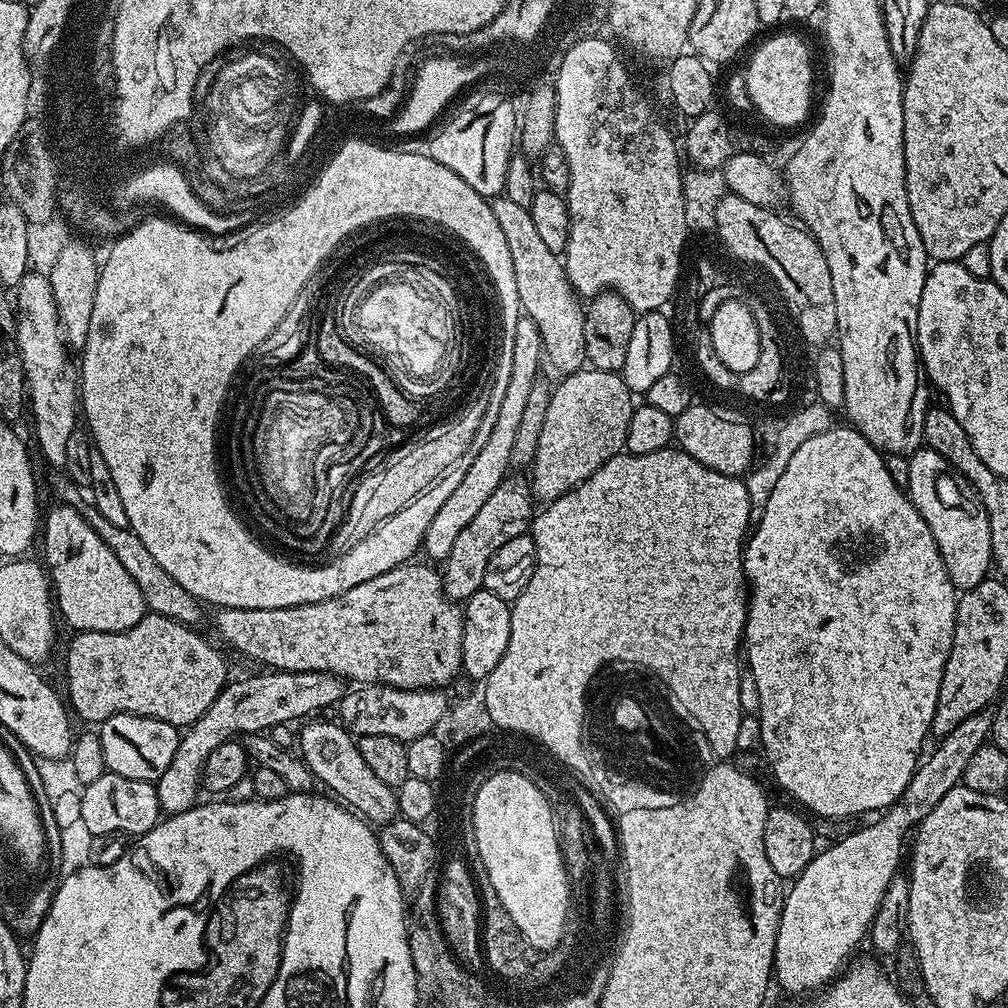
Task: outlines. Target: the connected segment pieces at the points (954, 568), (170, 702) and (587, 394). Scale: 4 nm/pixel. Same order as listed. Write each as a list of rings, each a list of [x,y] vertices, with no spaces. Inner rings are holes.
[[[917,448],[908,457],[908,465],[908,498],[918,514],[922,514],[926,526],[930,526],[930,534],[934,534],[934,542],[938,542],[942,562],[946,562],[946,574],[950,574],[950,582],[961,593],[966,593],[978,586],[978,582],[989,579],[990,569],[993,567],[988,515],[966,491],[961,477],[953,474],[952,465],[933,448]]]
[[[148,612],[137,624],[130,626],[130,630],[122,630],[121,632],[80,632],[73,635],[76,637],[73,638],[72,645],[68,648],[68,696],[66,692],[66,700],[71,711],[75,715],[77,712],[84,720],[96,720],[95,722],[103,722],[114,714],[138,714],[150,718],[162,718],[162,722],[170,722],[175,728],[181,730],[187,728],[189,724],[193,724],[198,718],[202,718],[202,714],[206,714],[206,710],[214,702],[214,698],[218,698],[218,694],[230,680],[228,664],[224,661],[223,654],[214,645],[208,644],[207,638],[202,633],[196,631],[200,630],[197,630],[191,624],[183,624],[174,618],[166,618],[156,612]]]
[[[591,366],[579,368],[576,372],[567,373],[563,377],[564,380],[560,385],[552,388],[552,397],[550,398],[550,406],[546,409],[546,418],[542,422],[542,435],[538,438],[538,450],[534,454],[530,465],[530,487],[533,497],[537,501],[551,502],[557,500],[562,494],[566,494],[570,490],[574,490],[582,482],[586,482],[586,478],[590,478],[590,474],[594,474],[594,470],[598,470],[610,458],[621,455],[625,451],[624,443],[626,442],[626,430],[630,430],[630,418],[632,417],[632,409],[634,407],[634,394],[626,386],[623,375],[620,372],[607,372],[606,370],[598,370]]]

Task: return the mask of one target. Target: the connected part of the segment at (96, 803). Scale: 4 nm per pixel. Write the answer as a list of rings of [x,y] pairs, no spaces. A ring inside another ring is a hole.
[[[105,770],[102,778],[98,778],[98,782],[90,782],[83,792],[78,800],[78,816],[86,822],[92,836],[119,832],[128,838],[139,838],[162,819],[156,785],[151,780],[122,778],[122,774]]]

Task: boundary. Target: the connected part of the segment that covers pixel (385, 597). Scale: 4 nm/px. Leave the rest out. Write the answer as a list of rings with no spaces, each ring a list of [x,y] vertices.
[[[409,562],[390,570],[386,574],[378,574],[378,578],[370,578],[370,582],[362,582],[354,586],[354,590],[346,590],[346,594],[338,594],[334,598],[326,598],[322,602],[303,604],[302,606],[290,606],[289,608],[275,608],[274,610],[246,610],[245,608],[221,608],[215,614],[216,628],[220,636],[228,644],[233,644],[244,656],[252,660],[261,660],[264,666],[277,672],[331,672],[333,676],[339,676],[345,681],[355,682],[357,685],[389,684],[395,688],[439,688],[443,689],[457,675],[461,675],[462,669],[462,630],[464,629],[464,617],[461,609],[444,592],[444,577],[436,572],[427,563],[416,564]]]

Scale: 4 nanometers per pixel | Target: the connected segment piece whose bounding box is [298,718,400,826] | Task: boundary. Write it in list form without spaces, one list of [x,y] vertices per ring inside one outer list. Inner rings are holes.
[[[312,718],[309,719],[307,722],[301,723],[298,728],[298,755],[301,760],[303,760],[305,766],[309,768],[310,771],[315,774],[317,781],[321,785],[325,784],[327,791],[331,793],[333,797],[337,801],[343,802],[351,811],[359,814],[369,825],[372,826],[383,826],[385,824],[389,824],[391,820],[397,819],[398,813],[400,811],[400,807],[398,806],[398,802],[396,801],[396,794],[394,791],[394,788],[390,785],[387,785],[386,782],[382,782],[382,779],[378,778],[378,775],[374,774],[373,770],[370,770],[370,766],[366,764],[365,758],[362,756],[362,754],[359,752],[359,746],[357,744],[357,737],[353,736],[351,732],[348,731],[347,728],[344,727],[343,724],[339,722],[333,722],[331,724],[328,720],[320,720],[324,718]]]

